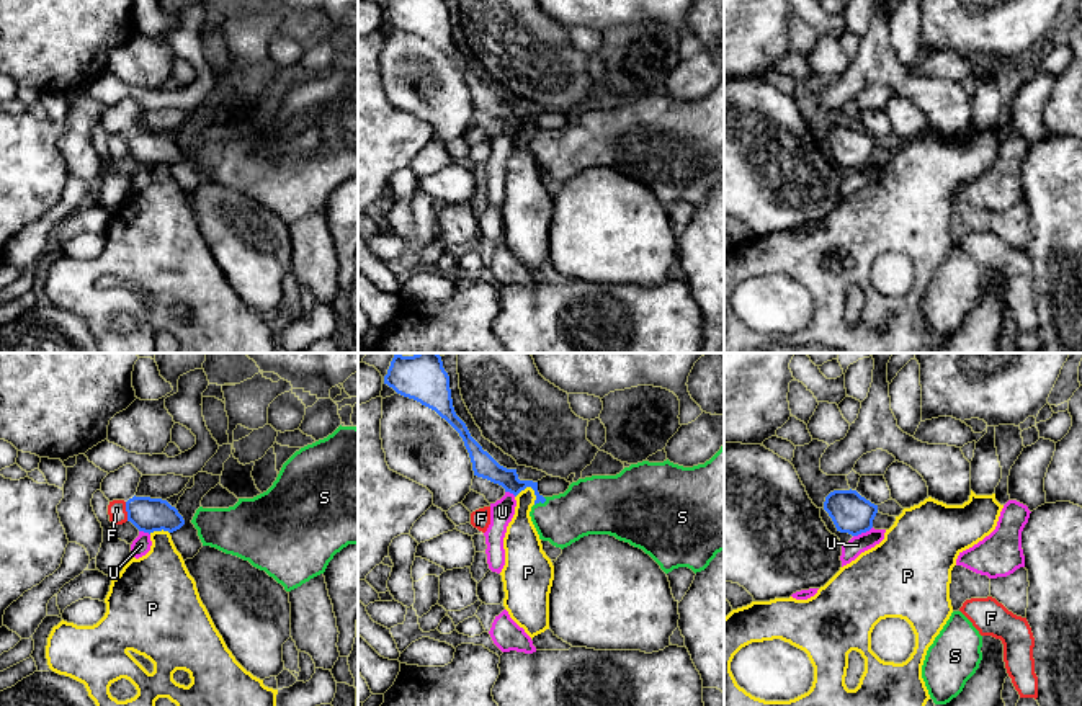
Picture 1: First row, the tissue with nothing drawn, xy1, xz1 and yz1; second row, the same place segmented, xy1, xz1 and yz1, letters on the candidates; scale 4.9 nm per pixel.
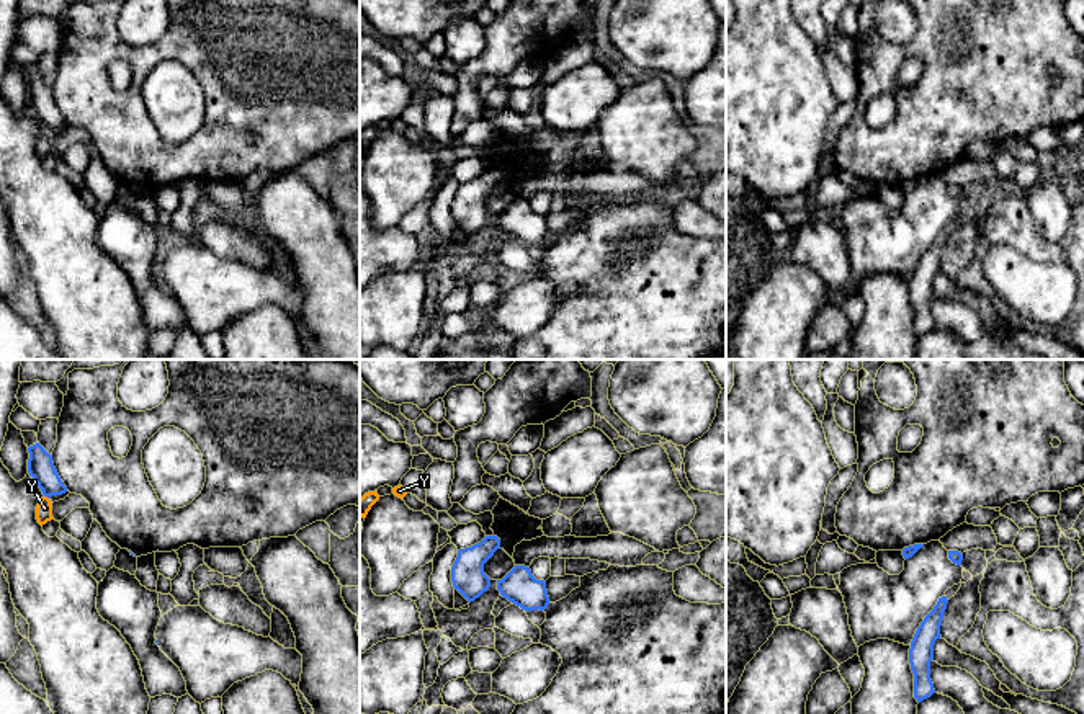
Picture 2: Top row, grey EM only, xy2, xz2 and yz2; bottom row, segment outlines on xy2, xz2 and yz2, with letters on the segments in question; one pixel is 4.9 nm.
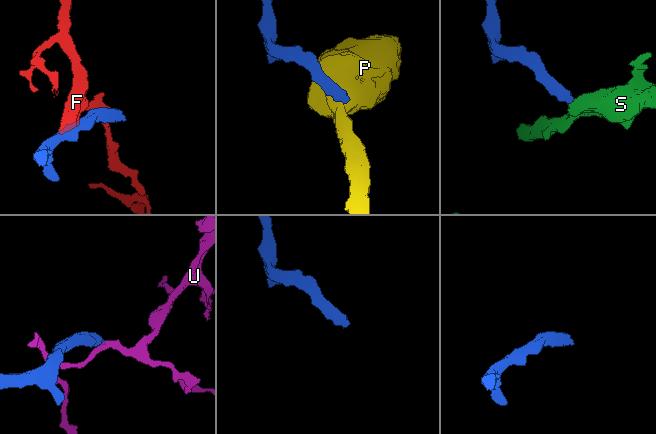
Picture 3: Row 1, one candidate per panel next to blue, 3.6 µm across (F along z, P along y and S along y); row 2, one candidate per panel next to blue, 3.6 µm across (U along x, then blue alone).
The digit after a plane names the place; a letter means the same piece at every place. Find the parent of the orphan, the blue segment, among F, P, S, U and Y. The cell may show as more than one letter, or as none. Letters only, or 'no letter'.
S

